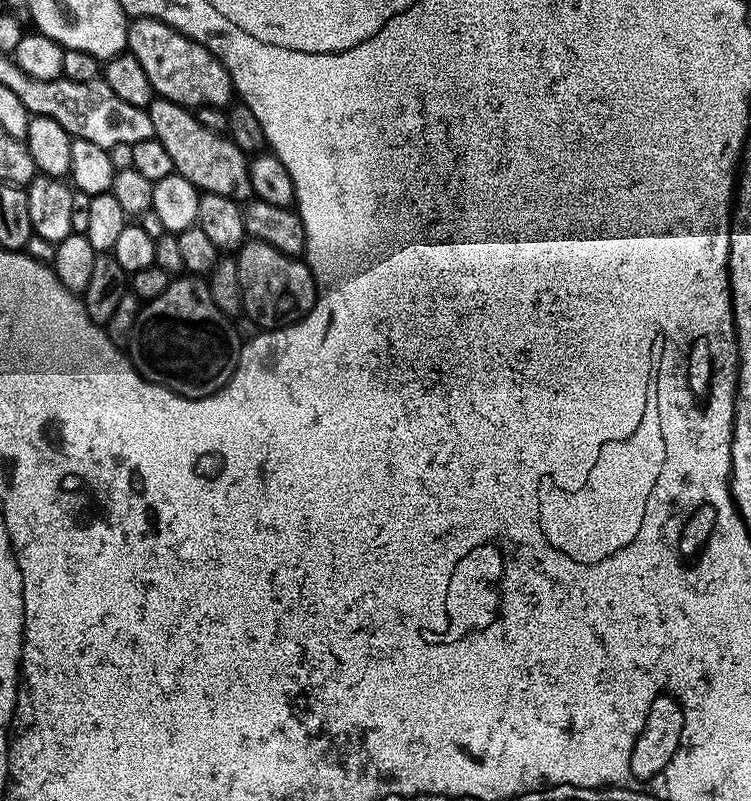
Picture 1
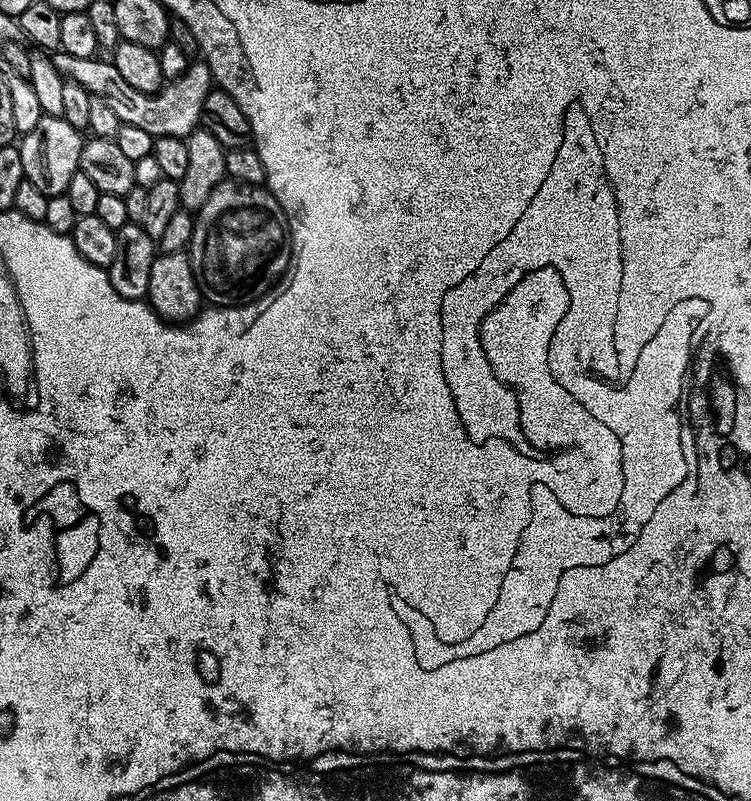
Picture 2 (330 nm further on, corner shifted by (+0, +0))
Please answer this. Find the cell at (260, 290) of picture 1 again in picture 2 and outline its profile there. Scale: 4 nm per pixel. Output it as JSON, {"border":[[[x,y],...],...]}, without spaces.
{"border":[[[225,178],[218,186],[214,186],[214,190],[210,190],[210,198],[206,198],[195,217],[196,225],[190,245],[192,273],[200,283],[203,299],[209,305],[230,308],[233,304],[253,304],[281,283],[294,259],[292,238],[286,214],[267,187]]]}

